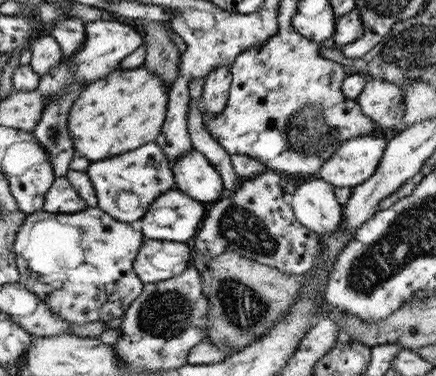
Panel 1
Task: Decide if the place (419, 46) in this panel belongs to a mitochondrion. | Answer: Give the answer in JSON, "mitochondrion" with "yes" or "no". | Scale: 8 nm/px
{"mitochondrion":"yes"}

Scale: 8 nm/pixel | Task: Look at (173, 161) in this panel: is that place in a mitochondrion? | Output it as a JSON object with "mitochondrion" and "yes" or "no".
{"mitochondrion":"no"}

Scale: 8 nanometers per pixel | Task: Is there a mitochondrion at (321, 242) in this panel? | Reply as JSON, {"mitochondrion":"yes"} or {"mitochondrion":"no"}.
{"mitochondrion":"no"}

